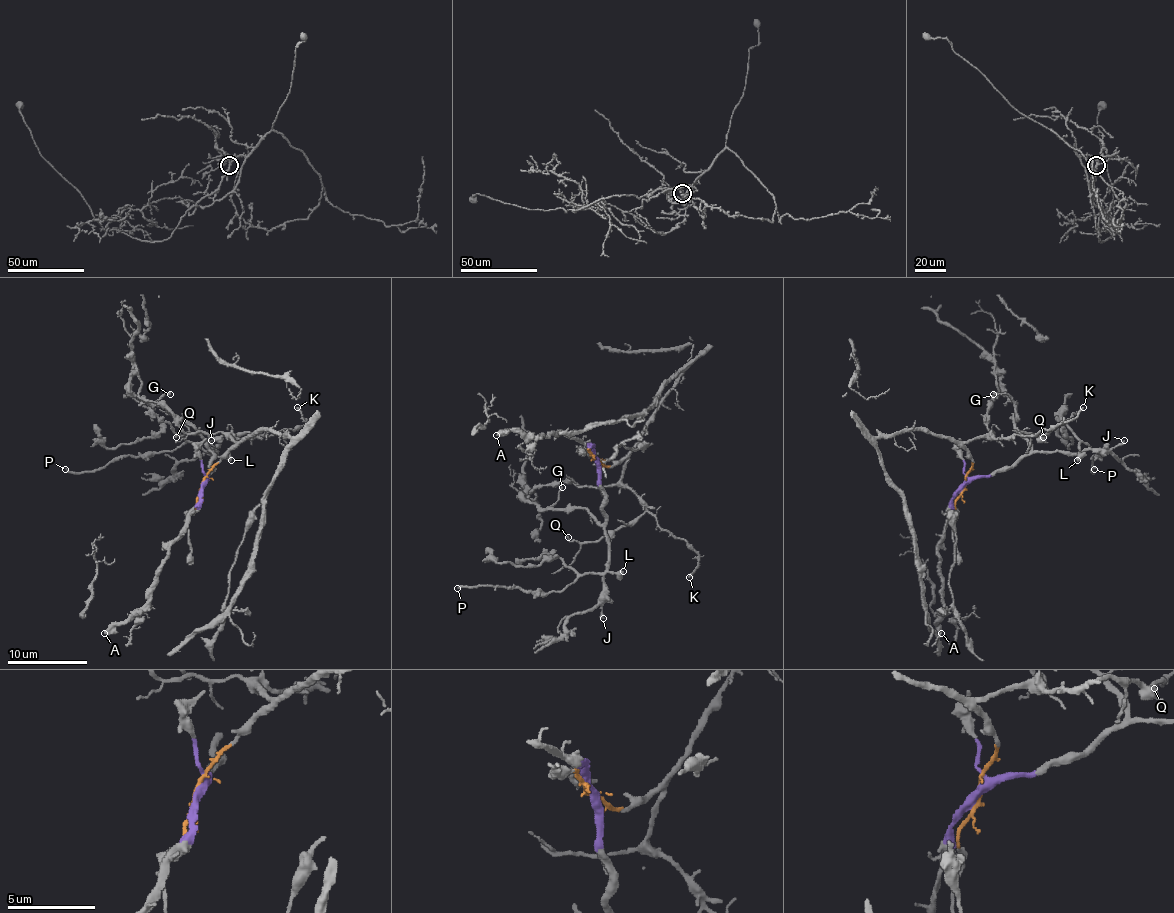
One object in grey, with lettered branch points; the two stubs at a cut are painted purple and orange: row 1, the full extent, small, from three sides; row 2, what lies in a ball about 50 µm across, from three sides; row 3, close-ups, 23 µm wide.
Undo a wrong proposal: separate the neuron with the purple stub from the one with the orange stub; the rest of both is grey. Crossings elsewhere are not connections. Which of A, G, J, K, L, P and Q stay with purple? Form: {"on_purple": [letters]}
{"on_purple": ["A", "G", "J", "L", "P"]}

